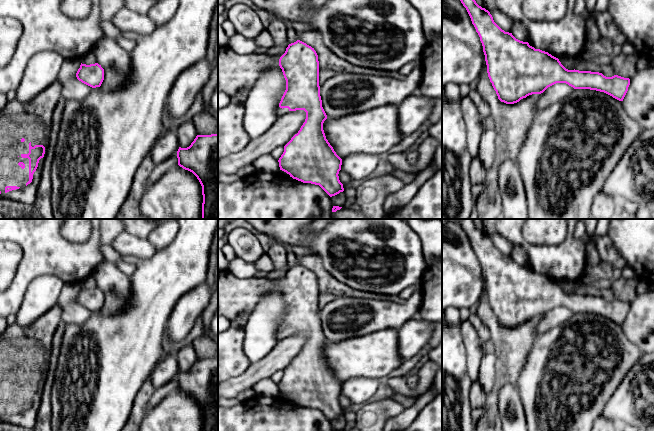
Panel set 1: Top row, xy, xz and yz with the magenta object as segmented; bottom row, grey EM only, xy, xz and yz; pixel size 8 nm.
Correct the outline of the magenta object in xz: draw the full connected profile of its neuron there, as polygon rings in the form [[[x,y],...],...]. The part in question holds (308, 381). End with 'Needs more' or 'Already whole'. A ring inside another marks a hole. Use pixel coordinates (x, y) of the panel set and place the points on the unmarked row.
[[[297,264],[288,269],[279,283],[279,290],[286,304],[286,314],[277,332],[278,340],[296,334],[306,336],[306,343],[300,354],[284,370],[284,376],[278,384],[280,394],[303,407],[319,409],[330,421],[335,420],[344,415],[338,400],[342,383],[326,363],[323,354],[327,339],[320,320],[318,279],[314,272]]]. Needs more

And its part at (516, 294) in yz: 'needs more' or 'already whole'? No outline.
already whole

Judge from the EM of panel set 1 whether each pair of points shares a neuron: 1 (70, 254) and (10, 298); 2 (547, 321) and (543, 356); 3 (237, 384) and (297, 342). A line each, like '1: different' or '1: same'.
1: same
2: different
3: same

